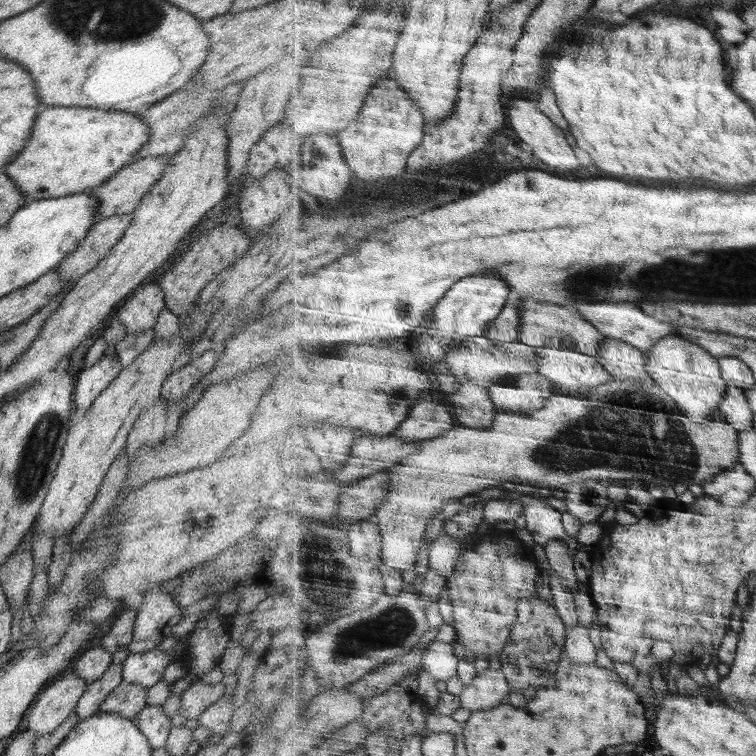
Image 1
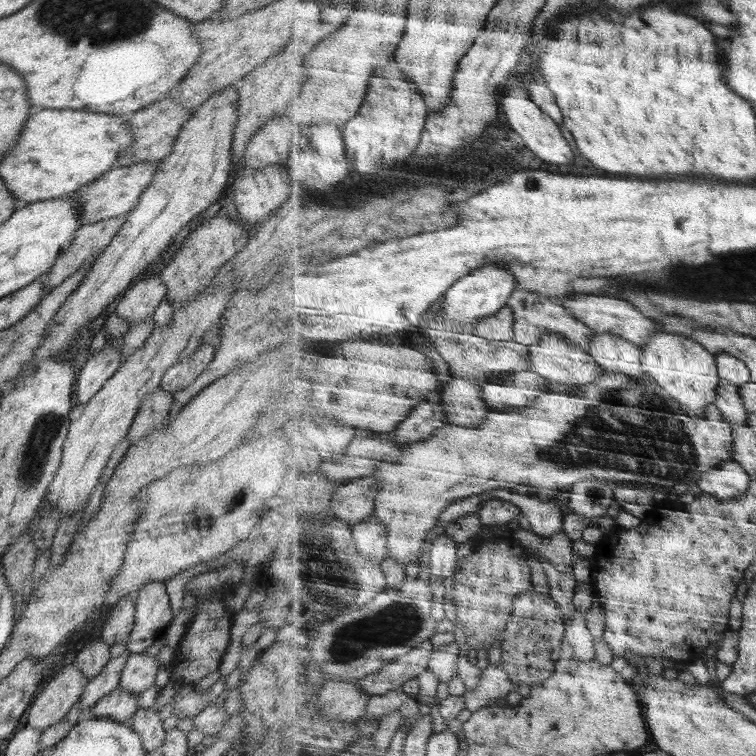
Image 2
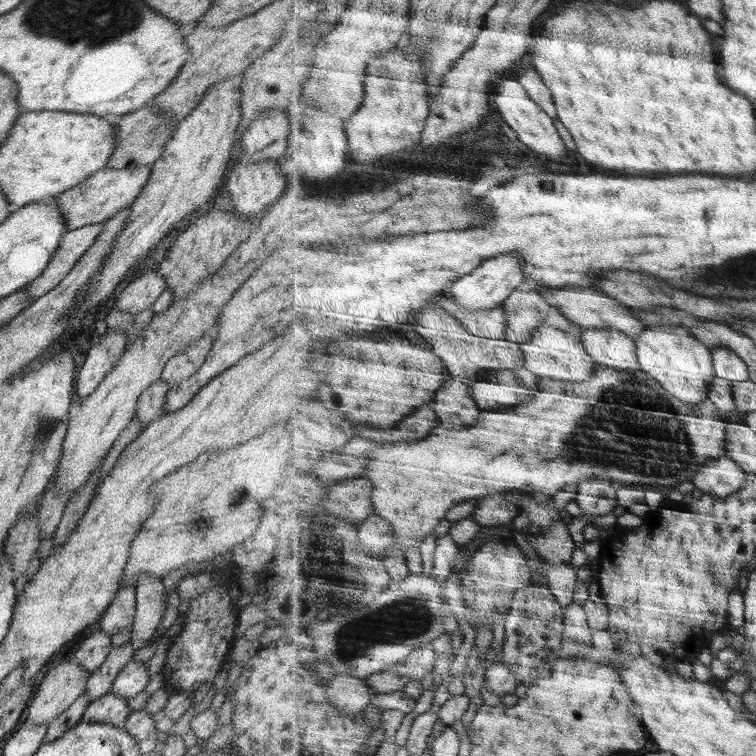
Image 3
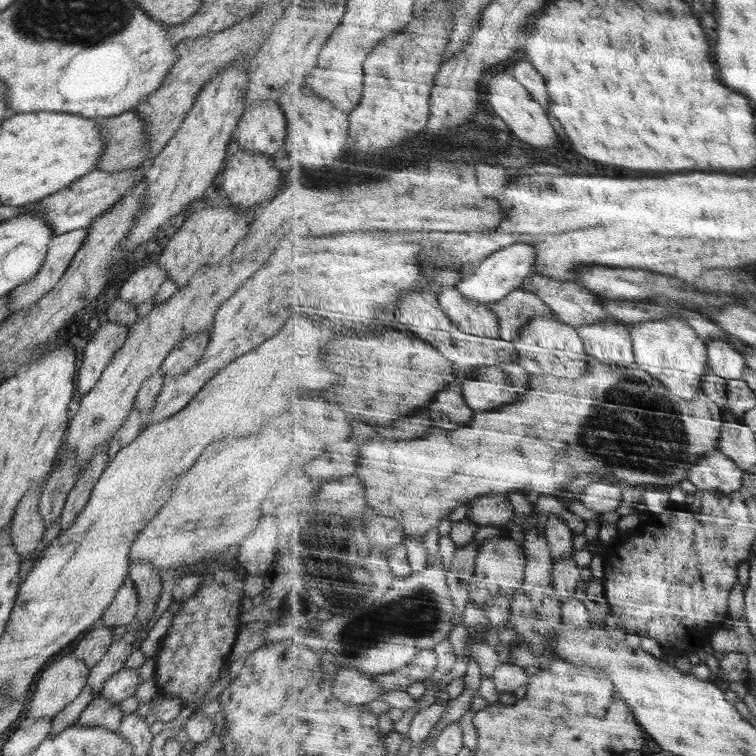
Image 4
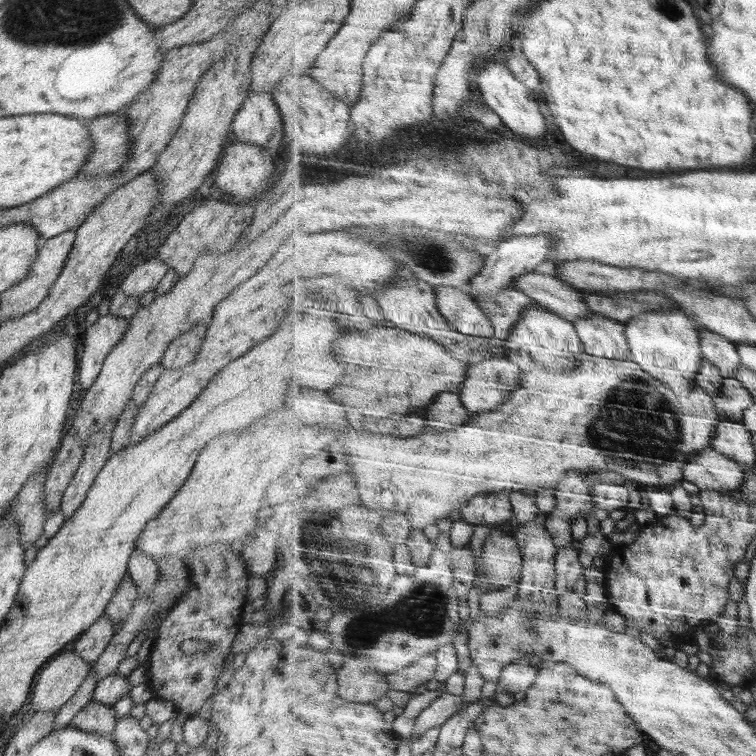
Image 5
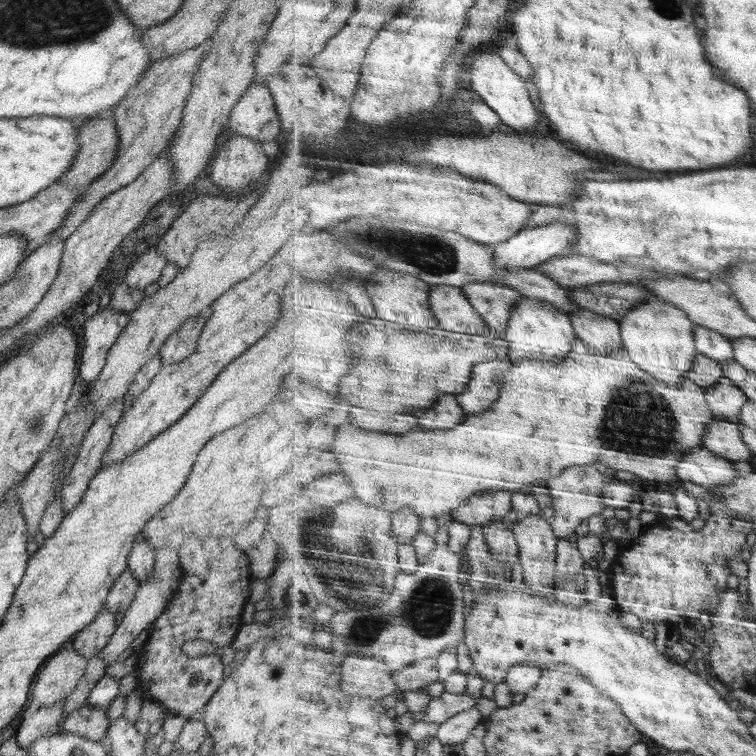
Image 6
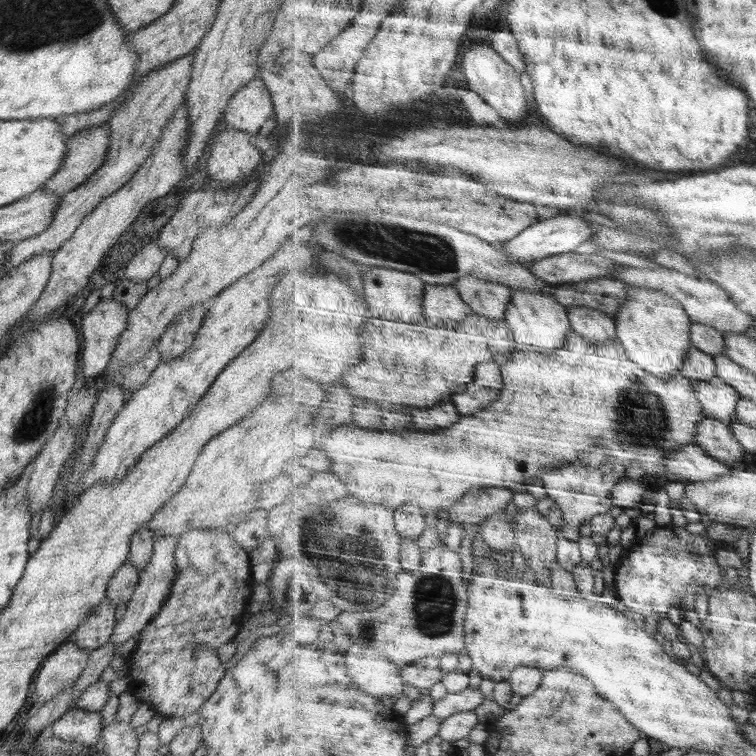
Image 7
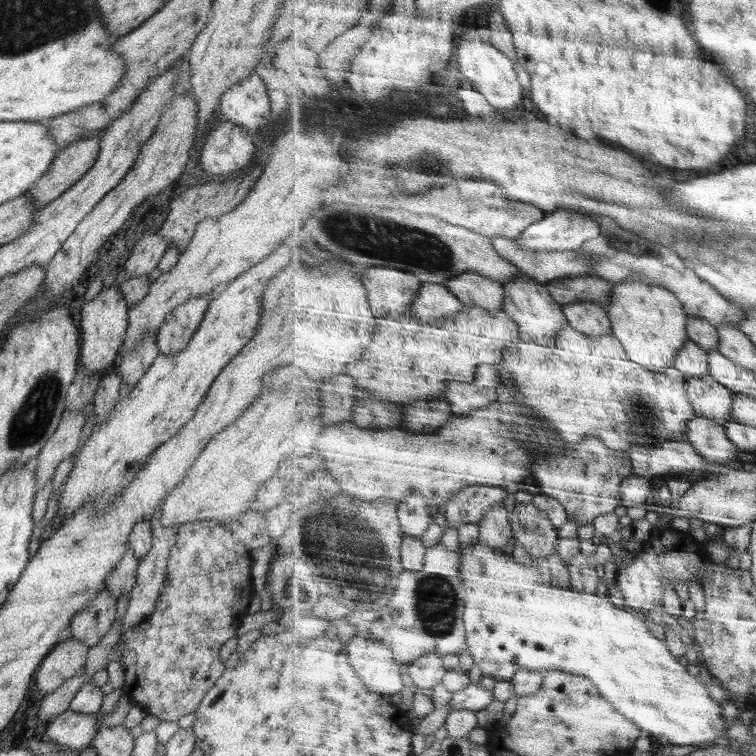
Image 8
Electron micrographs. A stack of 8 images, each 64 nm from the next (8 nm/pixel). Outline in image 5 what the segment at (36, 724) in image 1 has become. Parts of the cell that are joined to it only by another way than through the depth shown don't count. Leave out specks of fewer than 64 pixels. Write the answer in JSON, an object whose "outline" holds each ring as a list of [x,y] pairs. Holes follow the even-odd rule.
{"outline":[[[64,652],[50,659],[46,668],[39,671],[38,682],[34,684],[32,711],[57,712],[84,683],[91,666],[73,652]]]}

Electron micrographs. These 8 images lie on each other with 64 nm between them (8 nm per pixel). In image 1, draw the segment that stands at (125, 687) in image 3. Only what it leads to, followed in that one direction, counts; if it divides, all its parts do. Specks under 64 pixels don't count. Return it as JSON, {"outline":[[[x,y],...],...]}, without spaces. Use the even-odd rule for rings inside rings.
{"outline":[[[164,650],[130,653],[122,663],[122,677],[124,682],[140,684],[150,688],[163,681],[166,666],[174,662],[170,653]]]}

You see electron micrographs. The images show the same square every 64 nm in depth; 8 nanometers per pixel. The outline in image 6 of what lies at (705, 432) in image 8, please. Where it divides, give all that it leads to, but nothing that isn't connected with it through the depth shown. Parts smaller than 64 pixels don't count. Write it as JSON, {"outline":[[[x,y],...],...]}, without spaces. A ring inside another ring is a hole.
{"outline":[[[715,420],[709,425],[704,446],[732,462],[748,462],[755,455],[744,441],[743,425],[728,420]]]}

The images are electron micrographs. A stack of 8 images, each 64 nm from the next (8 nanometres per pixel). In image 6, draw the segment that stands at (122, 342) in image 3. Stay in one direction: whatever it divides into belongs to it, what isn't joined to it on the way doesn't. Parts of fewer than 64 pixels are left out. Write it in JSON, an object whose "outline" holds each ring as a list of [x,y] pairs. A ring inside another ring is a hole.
{"outline":[[[111,306],[98,310],[84,323],[84,349],[80,356],[78,374],[86,384],[93,383],[106,364],[106,355],[128,324],[124,312],[116,312]]]}

